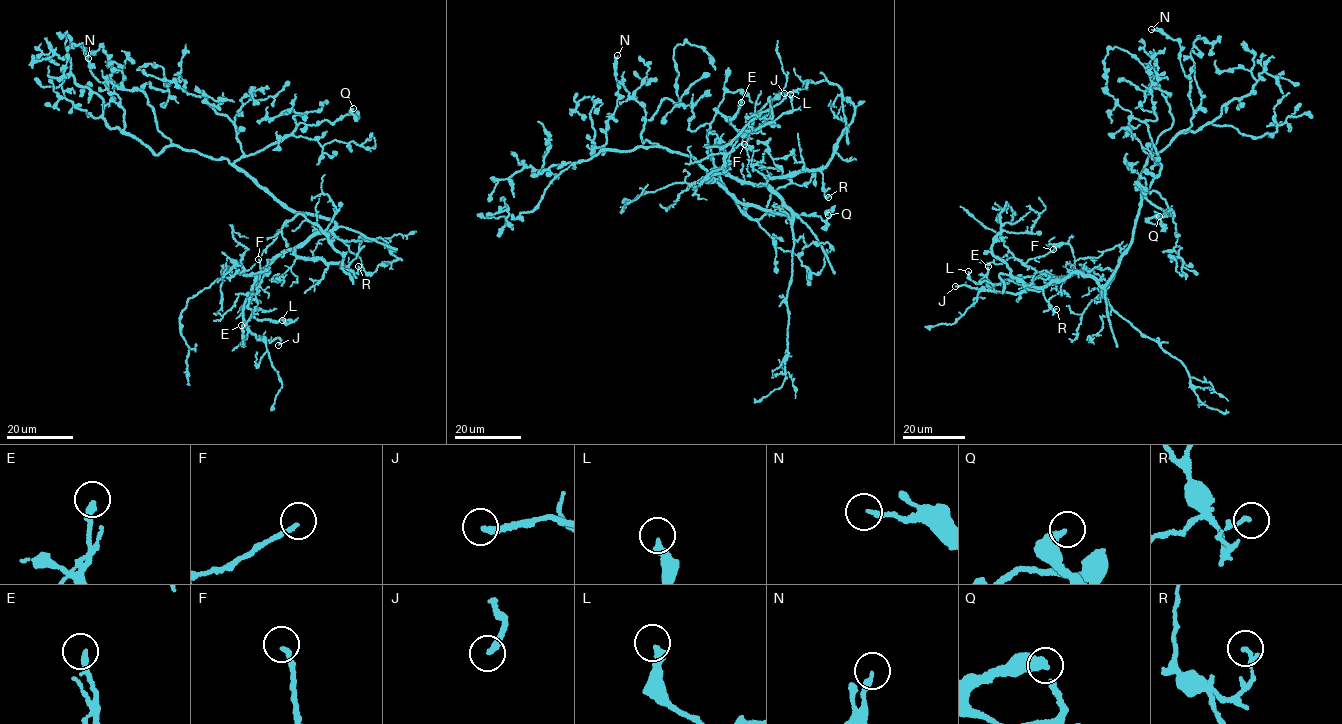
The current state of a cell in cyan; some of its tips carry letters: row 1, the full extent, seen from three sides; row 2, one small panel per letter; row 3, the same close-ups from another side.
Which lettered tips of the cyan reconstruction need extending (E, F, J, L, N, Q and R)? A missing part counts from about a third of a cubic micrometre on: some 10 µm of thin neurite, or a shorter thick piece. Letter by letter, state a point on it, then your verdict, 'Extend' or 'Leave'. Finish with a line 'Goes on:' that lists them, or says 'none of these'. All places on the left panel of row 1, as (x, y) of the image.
E: Place: (241, 325). Leave
F: Place: (258, 259). Leave
J: Place: (278, 345). Extend
L: Place: (282, 320). Extend
N: Place: (88, 58). Leave
Q: Place: (353, 108). Leave
R: Place: (358, 266). Leave
Goes on: J, L

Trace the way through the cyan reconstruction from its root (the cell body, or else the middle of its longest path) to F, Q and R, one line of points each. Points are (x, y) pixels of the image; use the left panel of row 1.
F: (274, 196), (296, 211), (330, 218), (334, 224), (285, 249), (261, 271), (251, 296), (261, 278), (258, 259)
Q: (274, 196), (235, 162), (282, 141), (300, 123), (334, 122), (349, 114), (356, 119), (353, 108)
R: (274, 196), (296, 211), (330, 218), (334, 224), (295, 247), (296, 255), (340, 264), (356, 273), (358, 266)

